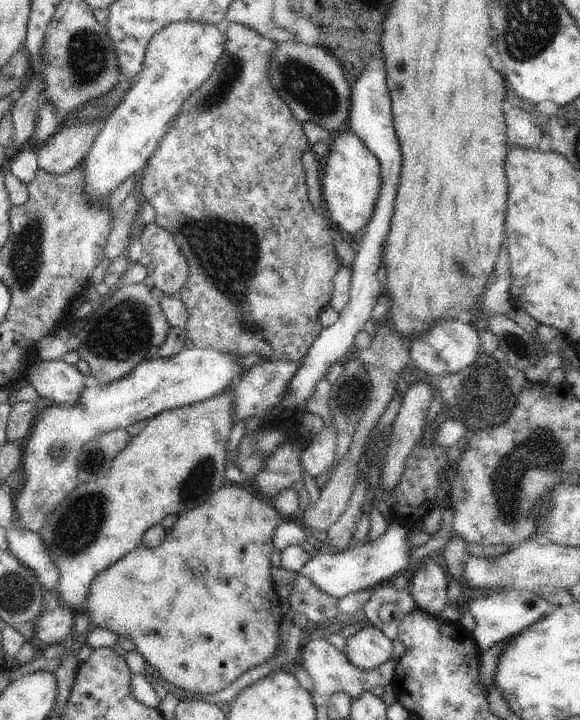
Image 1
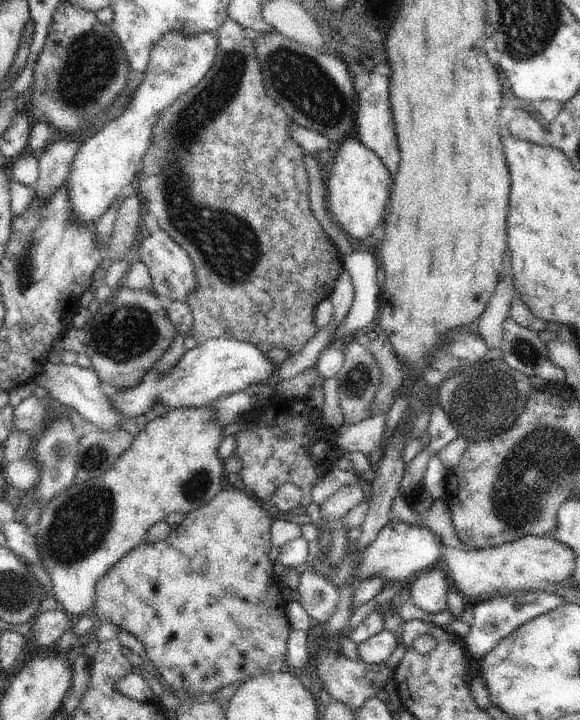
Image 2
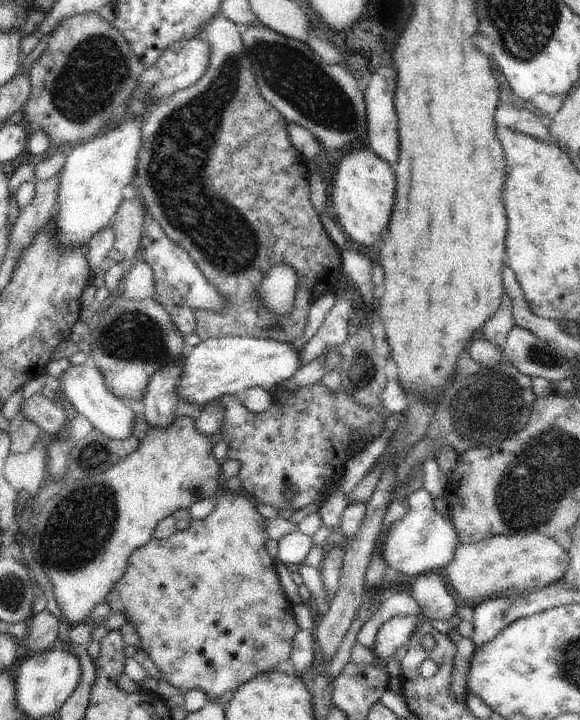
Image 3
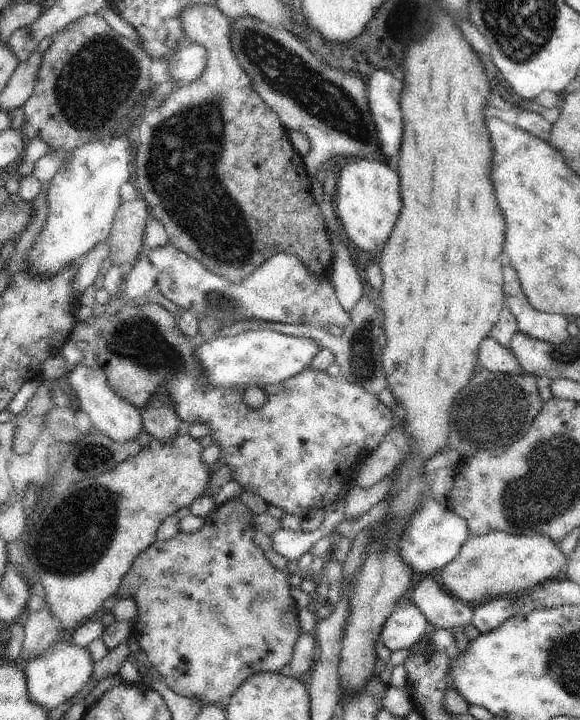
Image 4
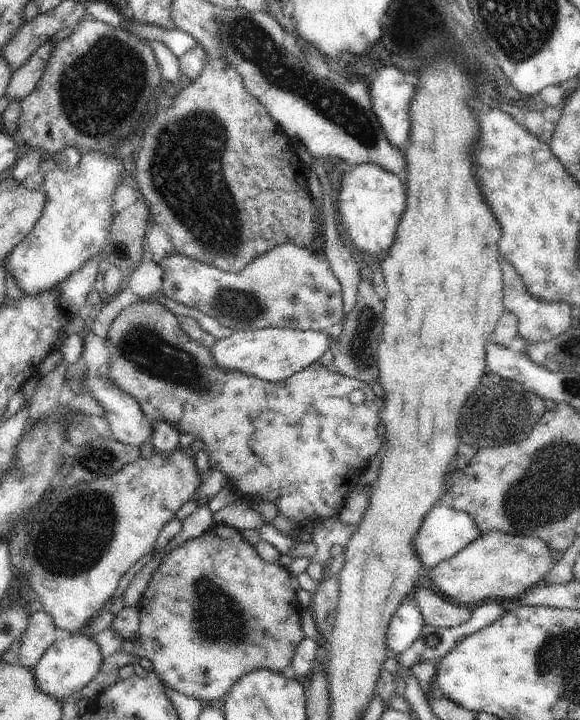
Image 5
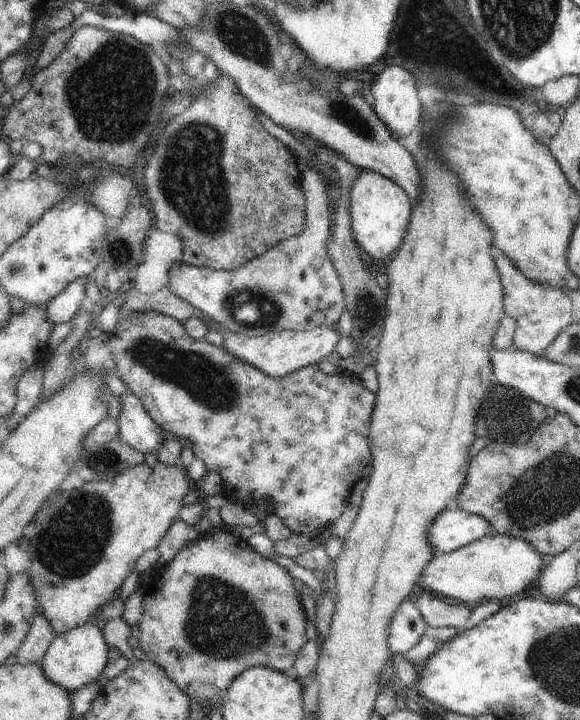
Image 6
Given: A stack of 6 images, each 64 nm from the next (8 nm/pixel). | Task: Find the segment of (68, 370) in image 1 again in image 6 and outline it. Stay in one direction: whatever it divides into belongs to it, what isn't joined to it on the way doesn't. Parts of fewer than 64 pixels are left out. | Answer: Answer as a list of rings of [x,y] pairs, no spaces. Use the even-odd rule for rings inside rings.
[[[128,393],[118,396],[118,401],[121,407],[116,417],[120,426],[118,440],[143,453],[158,452],[165,432],[148,416],[140,398]]]

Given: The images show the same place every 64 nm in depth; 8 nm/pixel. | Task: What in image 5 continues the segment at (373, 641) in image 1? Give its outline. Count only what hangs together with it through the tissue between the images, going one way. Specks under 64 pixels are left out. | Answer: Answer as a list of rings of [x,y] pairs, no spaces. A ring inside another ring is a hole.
[[[412,598],[403,602],[392,616],[386,633],[386,646],[391,655],[408,650],[420,638],[425,620]]]

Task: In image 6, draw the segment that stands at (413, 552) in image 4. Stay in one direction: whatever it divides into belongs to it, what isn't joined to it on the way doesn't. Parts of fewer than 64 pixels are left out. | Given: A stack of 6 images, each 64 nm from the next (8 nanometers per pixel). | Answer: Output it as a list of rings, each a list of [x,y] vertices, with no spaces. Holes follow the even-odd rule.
[[[444,510],[428,530],[432,558],[454,552],[475,540],[494,533],[491,522],[465,510]]]

